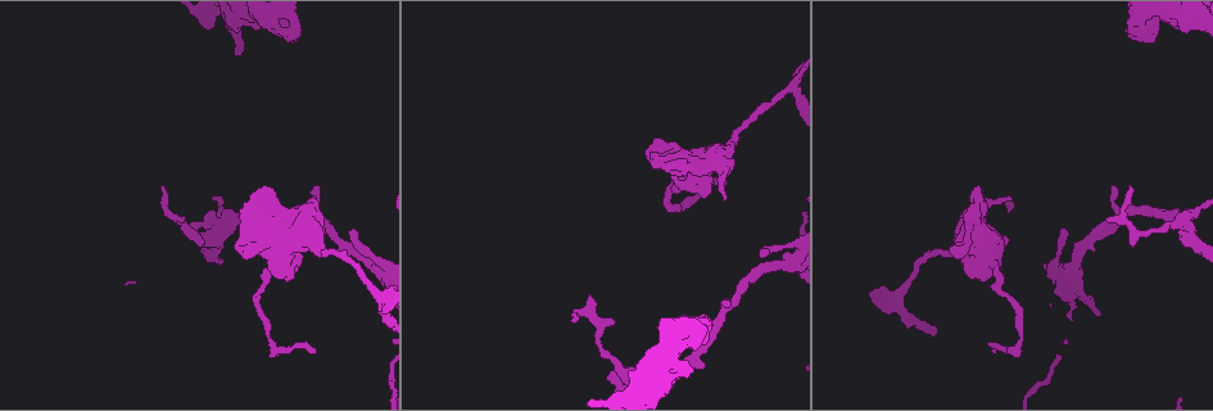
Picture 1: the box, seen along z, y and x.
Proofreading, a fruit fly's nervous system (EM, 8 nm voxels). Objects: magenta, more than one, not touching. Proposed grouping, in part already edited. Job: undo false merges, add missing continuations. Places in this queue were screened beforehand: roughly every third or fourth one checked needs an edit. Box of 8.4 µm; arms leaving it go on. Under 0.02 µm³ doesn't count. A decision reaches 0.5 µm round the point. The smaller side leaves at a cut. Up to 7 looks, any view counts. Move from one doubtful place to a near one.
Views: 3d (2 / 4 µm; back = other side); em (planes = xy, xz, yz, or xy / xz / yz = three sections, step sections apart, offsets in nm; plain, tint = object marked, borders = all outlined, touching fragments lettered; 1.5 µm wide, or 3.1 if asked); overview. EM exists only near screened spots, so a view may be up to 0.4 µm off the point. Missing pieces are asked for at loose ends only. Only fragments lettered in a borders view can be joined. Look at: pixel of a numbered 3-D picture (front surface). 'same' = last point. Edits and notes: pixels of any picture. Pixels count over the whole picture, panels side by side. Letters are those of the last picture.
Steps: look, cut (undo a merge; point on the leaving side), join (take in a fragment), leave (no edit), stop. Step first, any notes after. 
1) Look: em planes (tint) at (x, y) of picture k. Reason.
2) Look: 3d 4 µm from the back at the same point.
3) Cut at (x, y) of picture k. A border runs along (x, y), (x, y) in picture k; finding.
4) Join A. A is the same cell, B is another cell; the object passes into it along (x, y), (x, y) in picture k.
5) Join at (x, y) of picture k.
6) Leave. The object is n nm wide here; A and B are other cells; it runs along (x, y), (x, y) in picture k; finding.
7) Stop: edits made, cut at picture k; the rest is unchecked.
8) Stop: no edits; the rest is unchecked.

Look: 3d 2 µm at (221, 224) of picture 1. Four arms meet.

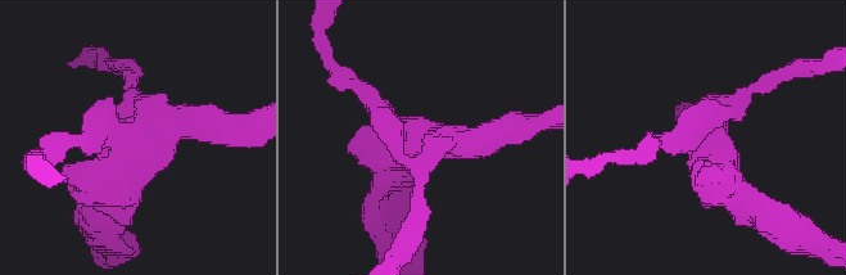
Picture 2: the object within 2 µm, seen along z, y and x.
Look: em xz step 4 (tint) at (705, 137) of picture 2. 4 arms meet here.

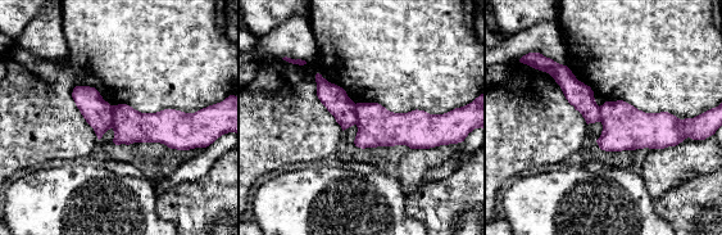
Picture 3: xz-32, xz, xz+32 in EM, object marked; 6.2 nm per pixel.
Look: em planes (borders) at the same point. Another direction.

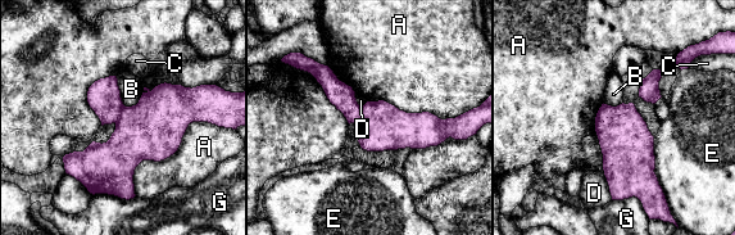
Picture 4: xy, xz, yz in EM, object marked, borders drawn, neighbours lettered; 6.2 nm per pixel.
Cut at (152, 130) of picture 4. The longest contact is with A, 750 nm; A, B, C, D, E and G are other cells; the part that leaves runs along (477, 116), (362, 141) in picture 4; two cells meet here.

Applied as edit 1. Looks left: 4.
Look: 3d 2 µm at (574, 321) of picture 1. Tapers out.

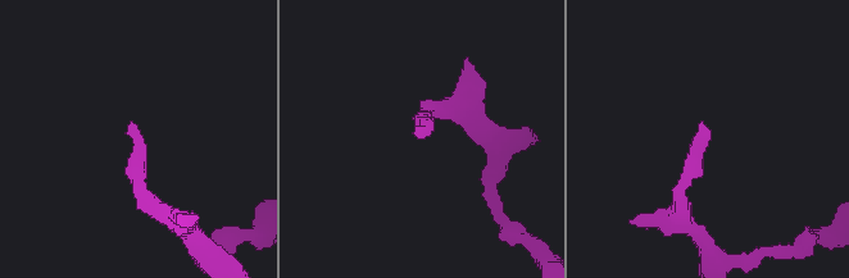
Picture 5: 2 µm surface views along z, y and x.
Look: em yz step 4 (borders) at (700, 122) of picture 5.

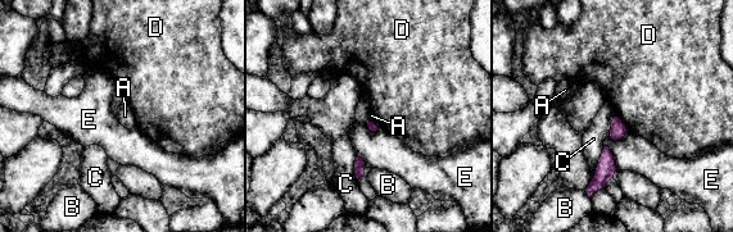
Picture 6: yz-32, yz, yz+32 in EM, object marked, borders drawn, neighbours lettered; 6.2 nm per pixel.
Leave. A, B, C, D and E are other cells; a border runs along (603, 148), (591, 181) in picture 6; no lettered fragment goes on from it.

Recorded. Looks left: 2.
Stop: edits made, cut at picture 4; the rest is unchecked.

